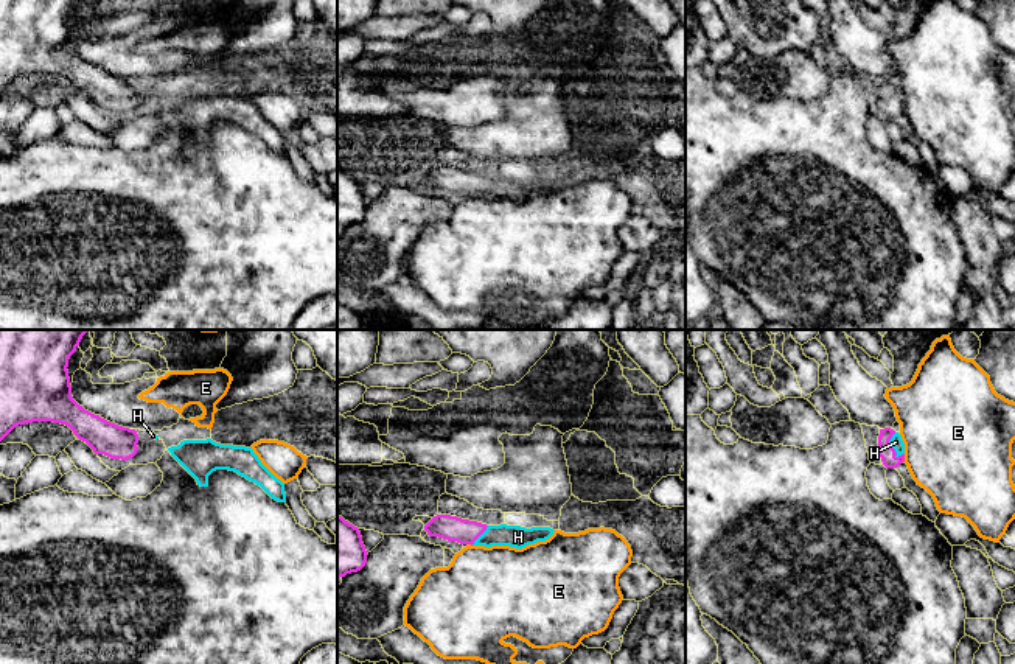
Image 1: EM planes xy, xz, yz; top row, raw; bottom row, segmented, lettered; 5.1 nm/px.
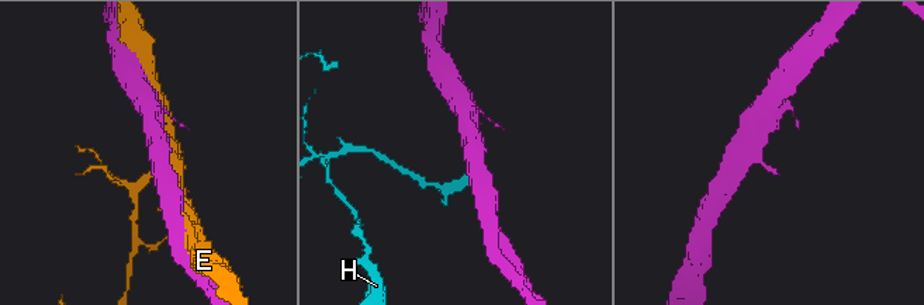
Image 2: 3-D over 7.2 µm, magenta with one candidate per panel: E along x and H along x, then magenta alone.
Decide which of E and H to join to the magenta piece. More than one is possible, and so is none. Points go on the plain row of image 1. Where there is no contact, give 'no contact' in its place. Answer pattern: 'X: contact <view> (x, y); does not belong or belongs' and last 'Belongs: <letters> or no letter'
E: contact yz (903, 109); does not belong
H: contact yz (889, 97); belongs
Belongs: H

